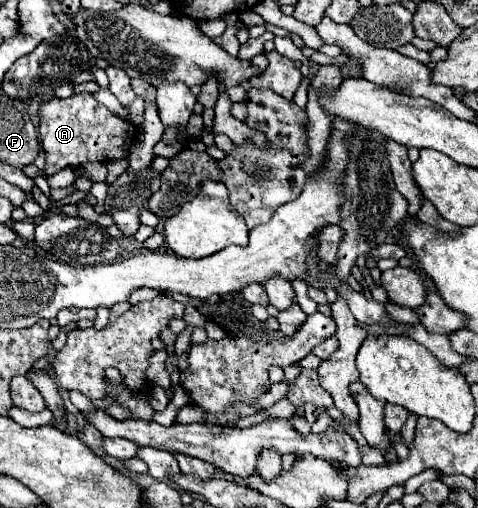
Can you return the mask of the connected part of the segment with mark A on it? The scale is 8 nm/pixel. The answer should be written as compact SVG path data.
M79 92L69 98L53 98L45 102L39 108L39 118L39 138L47 156L45 174L55 174L63 168L79 168L87 162L125 158L125 148L137 136L137 126L113 116L89 92Z

